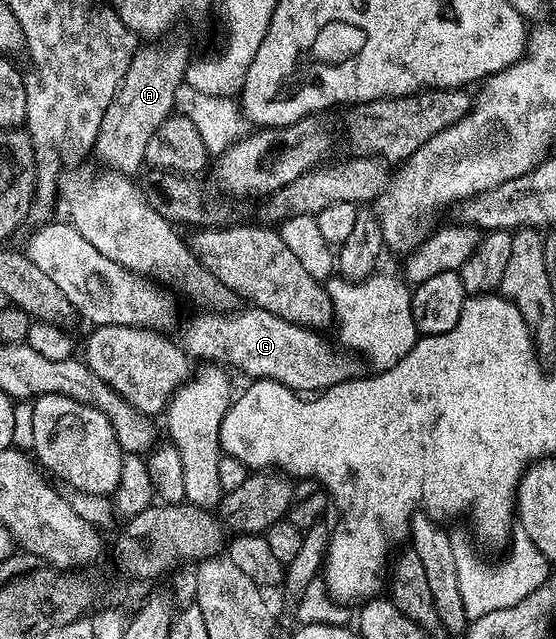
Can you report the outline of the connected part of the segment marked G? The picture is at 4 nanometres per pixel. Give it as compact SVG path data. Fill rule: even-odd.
M255 306L247 307L242 312L200 312L202 314L190 319L183 328L179 343L182 349L191 359L204 359L204 362L213 362L222 366L230 364L238 371L248 375L249 379L272 379L277 383L284 384L295 393L316 394L335 386L340 382L347 382L352 378L359 377L362 373L363 361L353 353L330 348L324 344L324 340L317 331L309 327L300 326L292 321L286 321L266 309Z

